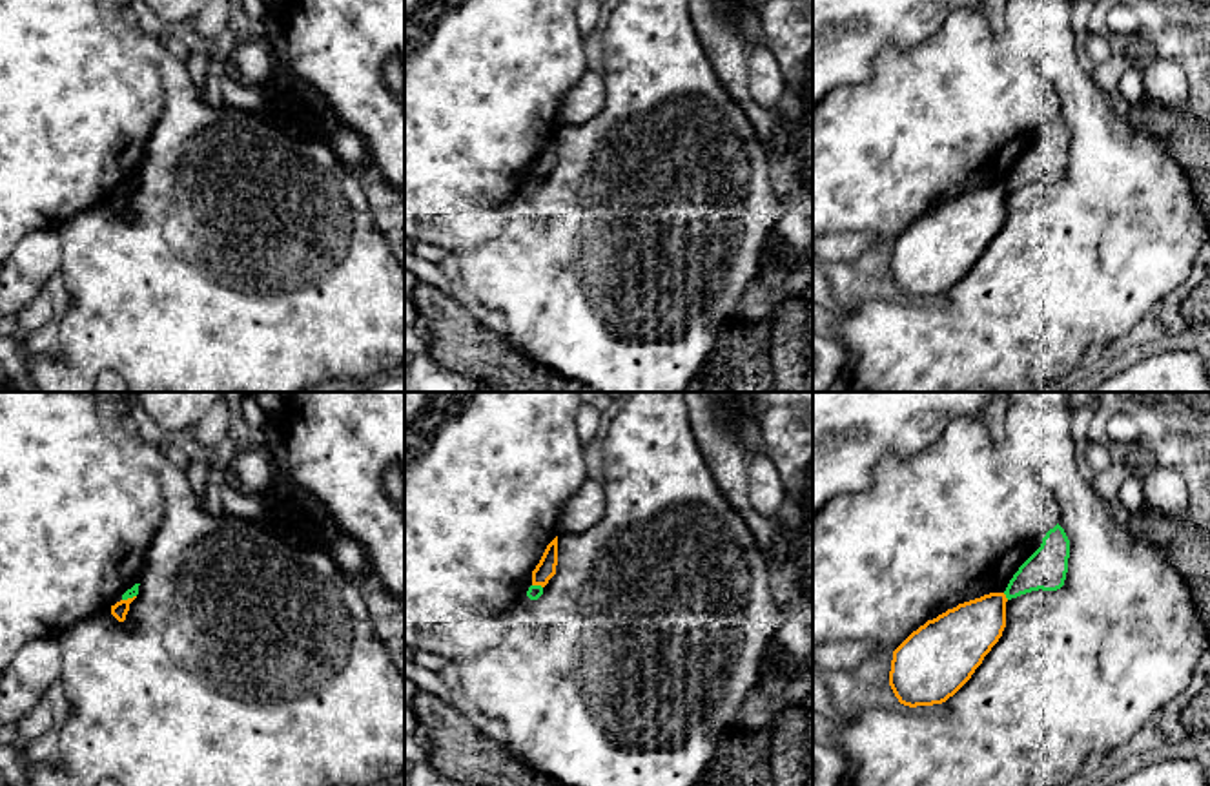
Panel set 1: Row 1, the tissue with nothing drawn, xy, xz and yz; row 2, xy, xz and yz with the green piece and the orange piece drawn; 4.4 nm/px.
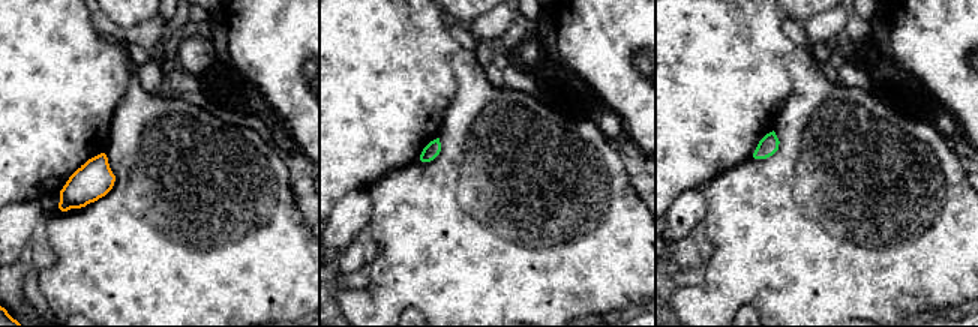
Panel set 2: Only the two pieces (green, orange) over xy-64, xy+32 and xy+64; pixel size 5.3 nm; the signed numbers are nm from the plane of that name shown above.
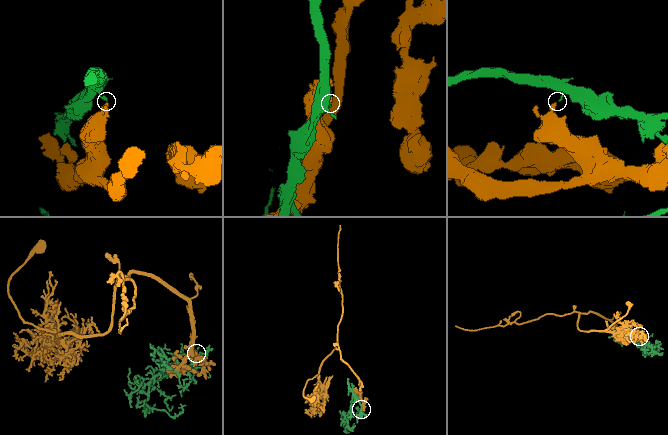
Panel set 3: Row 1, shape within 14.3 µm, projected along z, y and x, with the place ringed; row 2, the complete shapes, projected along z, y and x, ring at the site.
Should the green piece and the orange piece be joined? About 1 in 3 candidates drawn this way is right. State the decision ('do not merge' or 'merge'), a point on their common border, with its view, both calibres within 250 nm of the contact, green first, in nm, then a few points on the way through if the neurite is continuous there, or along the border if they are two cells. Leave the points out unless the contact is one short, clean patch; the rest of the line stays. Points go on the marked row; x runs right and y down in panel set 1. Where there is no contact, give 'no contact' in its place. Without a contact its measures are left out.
do not merge | yz (1006, 597) | 180/260 nm | along yz (1003, 593), (1008, 599)

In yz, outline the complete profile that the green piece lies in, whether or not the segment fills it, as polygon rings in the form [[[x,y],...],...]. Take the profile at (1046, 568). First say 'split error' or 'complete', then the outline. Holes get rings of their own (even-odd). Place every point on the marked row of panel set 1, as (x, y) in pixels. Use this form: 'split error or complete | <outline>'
complete | [[[1057,523],[1046,533],[1041,547],[1019,567],[1004,595],[1008,600],[1031,591],[1057,591],[1064,585],[1070,558],[1070,540]]]

